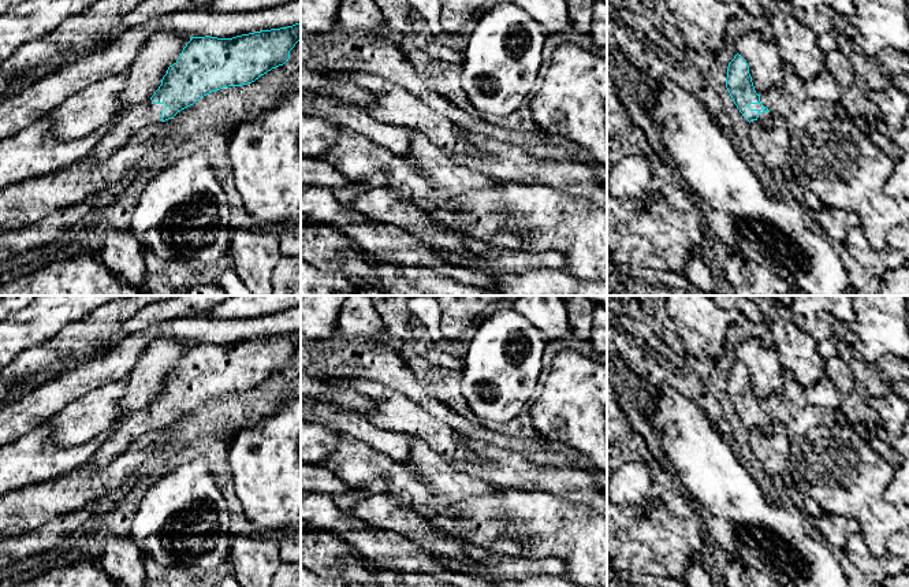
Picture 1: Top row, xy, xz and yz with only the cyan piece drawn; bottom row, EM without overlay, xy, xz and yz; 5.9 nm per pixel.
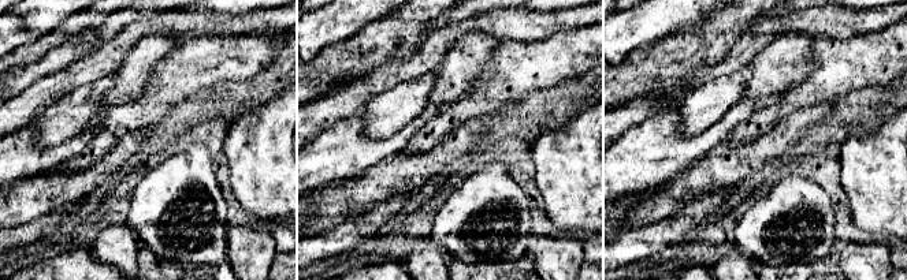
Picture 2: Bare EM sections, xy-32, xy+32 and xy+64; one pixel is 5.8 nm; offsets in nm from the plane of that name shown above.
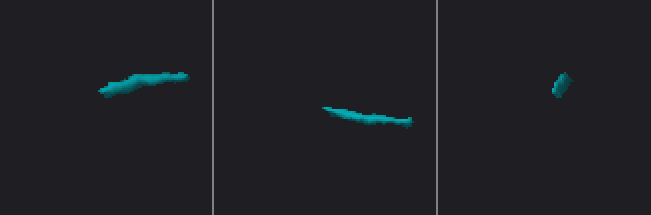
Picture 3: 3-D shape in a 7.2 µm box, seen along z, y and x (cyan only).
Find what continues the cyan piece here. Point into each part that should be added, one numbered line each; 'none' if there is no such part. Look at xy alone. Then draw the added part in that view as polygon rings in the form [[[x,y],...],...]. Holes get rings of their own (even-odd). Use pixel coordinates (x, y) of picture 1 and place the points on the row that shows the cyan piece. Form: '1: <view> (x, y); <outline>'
1: xy (130, 119); [[[150,99],[139,103],[123,105],[112,118],[115,123],[101,140],[97,152],[100,159],[109,157],[113,152],[123,148],[142,129],[161,122],[164,104],[154,104]]]

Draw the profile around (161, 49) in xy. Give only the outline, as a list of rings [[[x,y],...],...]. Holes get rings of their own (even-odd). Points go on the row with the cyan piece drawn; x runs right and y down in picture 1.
[[[153,33],[124,71],[127,81],[118,100],[123,105],[130,105],[150,99],[161,85],[168,67],[176,63],[190,38],[190,36],[176,33]]]

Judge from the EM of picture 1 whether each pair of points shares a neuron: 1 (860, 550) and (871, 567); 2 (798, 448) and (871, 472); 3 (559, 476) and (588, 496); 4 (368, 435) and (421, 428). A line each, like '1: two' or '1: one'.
1: one
2: one
3: one
4: two

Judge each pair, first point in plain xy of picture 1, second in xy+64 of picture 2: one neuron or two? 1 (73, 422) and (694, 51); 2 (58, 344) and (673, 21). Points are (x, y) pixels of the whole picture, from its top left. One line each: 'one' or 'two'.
1: two
2: two

